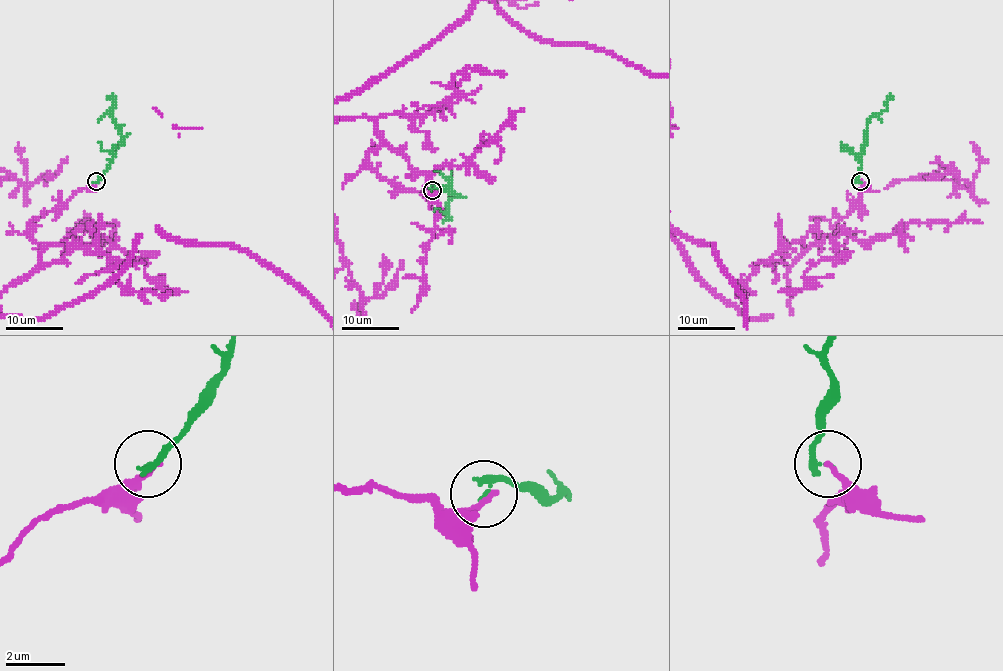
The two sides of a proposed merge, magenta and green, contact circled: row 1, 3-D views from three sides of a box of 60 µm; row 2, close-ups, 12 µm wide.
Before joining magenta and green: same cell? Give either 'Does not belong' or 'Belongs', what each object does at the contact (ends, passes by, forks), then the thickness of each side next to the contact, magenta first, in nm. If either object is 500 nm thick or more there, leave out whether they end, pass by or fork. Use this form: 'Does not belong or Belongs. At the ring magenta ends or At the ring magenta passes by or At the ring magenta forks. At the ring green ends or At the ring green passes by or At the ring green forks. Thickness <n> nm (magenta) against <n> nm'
Does not belong. At the ring magenta ends. At the ring green ends. Thickness 190 nm (magenta) against 240 nm

